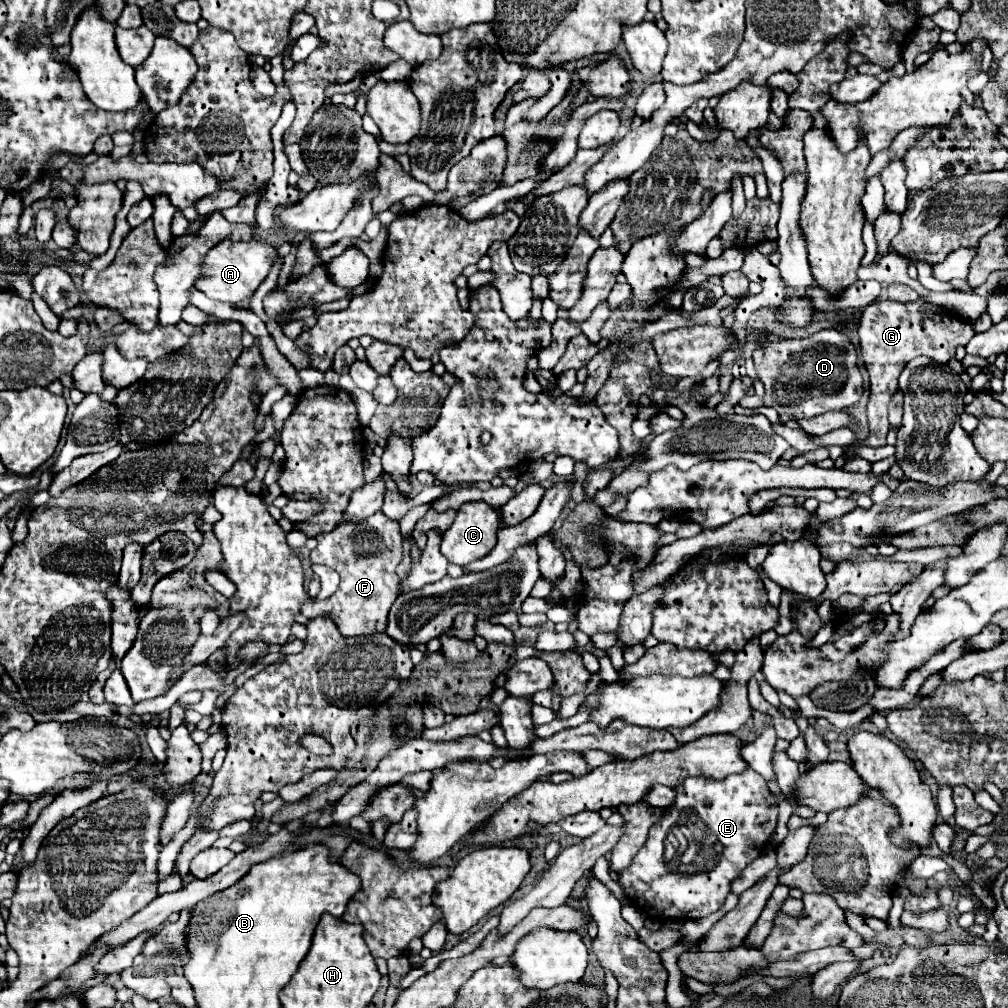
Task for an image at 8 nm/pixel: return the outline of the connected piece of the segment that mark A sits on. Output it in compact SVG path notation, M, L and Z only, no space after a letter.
M222 240L204 256L202 272L200 278L196 280L196 288L204 292L208 298L236 304L242 302L244 298L250 298L256 292L256 288L264 282L274 262L276 262L276 248L264 242Z

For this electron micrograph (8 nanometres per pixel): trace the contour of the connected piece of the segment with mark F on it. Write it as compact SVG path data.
M378 512L362 524L342 522L332 532L316 536L316 540L318 546L310 552L310 560L336 570L340 574L340 588L326 600L304 602L300 606L300 614L310 620L330 614L330 620L346 638L384 632L390 604L396 600L400 588L400 578L396 576L396 566L402 560L402 536L398 522Z

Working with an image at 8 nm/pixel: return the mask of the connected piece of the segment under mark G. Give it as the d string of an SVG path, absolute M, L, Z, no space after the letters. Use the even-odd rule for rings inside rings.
M878 302L878 304L874 304L874 312L864 312L860 318L860 324L858 324L860 356L870 374L868 424L872 425L870 426L871 434L867 439L857 441L849 447L846 462L856 455L854 450L862 446L886 446L886 434L890 428L886 406L888 406L892 394L898 390L900 372L912 358L928 356L934 362L946 366L950 362L950 358L956 354L956 348L966 346L968 340L974 336L974 326L968 320L960 318L958 314L952 314L950 310L944 310L940 306L926 302L926 312L904 312L904 310L912 310L908 306L912 306L912 304Z

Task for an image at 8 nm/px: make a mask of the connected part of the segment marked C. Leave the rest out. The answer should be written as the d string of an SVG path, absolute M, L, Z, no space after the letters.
M466 502L456 512L454 524L442 534L440 552L448 558L448 562L466 566L478 558L484 558L496 546L496 532L500 528L496 510L486 502Z

